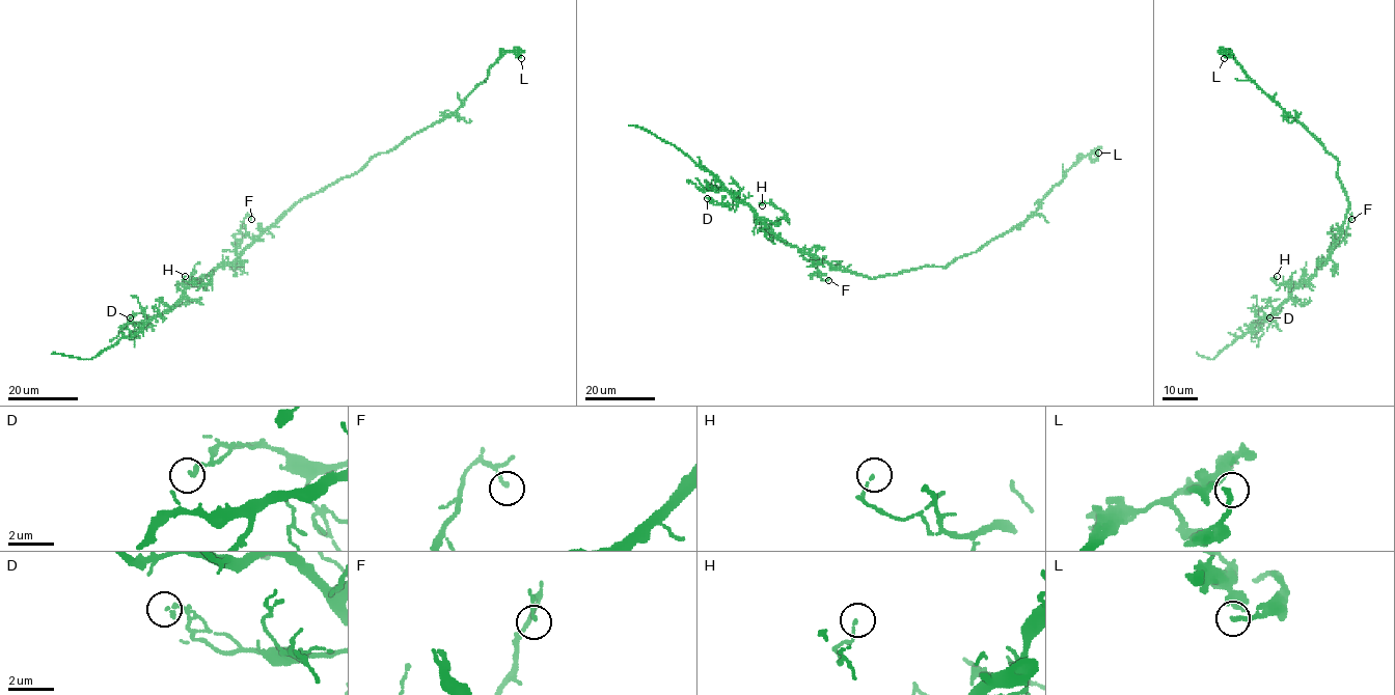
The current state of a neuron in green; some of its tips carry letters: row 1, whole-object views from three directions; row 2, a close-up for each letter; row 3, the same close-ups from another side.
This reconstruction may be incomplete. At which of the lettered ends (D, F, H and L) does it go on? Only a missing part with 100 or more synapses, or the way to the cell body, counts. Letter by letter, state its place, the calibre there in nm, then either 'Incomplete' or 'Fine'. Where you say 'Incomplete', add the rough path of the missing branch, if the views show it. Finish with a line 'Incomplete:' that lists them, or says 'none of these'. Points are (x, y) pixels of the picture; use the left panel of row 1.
D: Place: (130, 317). Thickness 170 nm. Fine
F: Place: (251, 219). Thickness 100 nm. Fine
H: Place: (185, 276). Thickness 100 nm. Fine
L: Place: (521, 58). Thickness 180 nm. Fine
Incomplete: none of these

